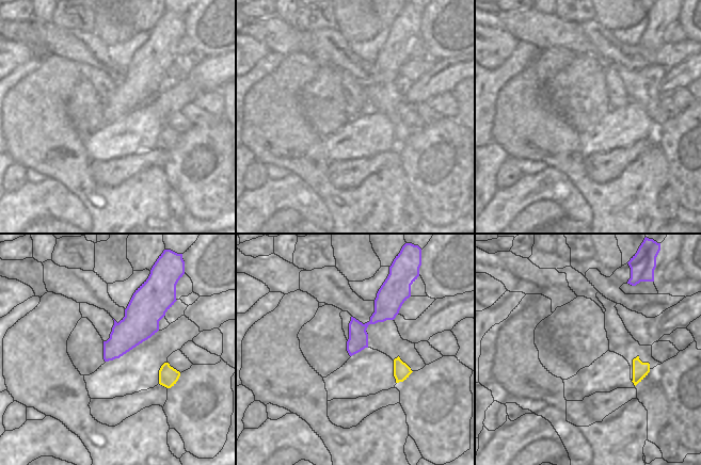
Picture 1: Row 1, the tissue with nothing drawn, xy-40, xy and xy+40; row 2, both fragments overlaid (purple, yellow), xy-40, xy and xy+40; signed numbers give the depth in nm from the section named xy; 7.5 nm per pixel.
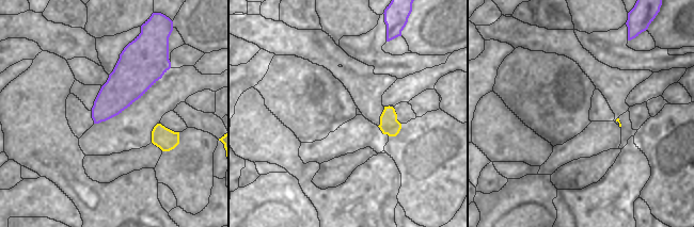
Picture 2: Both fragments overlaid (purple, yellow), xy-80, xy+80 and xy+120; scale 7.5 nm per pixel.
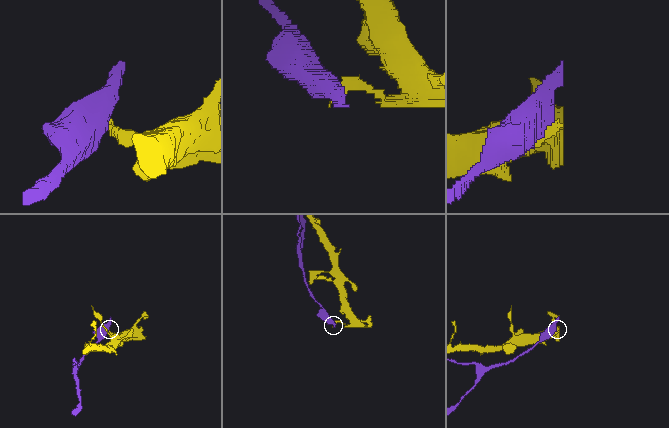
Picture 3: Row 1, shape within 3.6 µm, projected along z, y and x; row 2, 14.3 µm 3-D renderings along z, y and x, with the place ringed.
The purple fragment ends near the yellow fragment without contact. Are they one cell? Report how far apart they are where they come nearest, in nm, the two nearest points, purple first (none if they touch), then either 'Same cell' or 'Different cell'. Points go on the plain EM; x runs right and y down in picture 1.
Distance 220 nm. Across: xy (367, 108), (394, 121). Different cell

